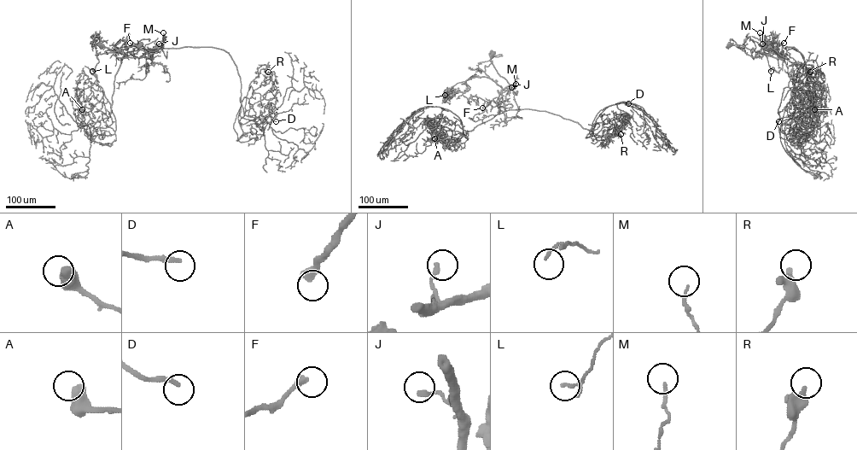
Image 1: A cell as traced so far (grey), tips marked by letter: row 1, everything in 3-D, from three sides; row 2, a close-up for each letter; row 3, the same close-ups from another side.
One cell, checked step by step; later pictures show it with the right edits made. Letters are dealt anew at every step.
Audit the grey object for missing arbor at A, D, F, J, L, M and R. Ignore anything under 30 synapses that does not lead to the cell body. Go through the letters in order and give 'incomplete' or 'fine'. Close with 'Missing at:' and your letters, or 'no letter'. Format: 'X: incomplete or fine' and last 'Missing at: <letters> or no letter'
A: fine
D: incomplete
F: incomplete
J: fine
L: fine
M: fine
R: fine
Missing at: D, F

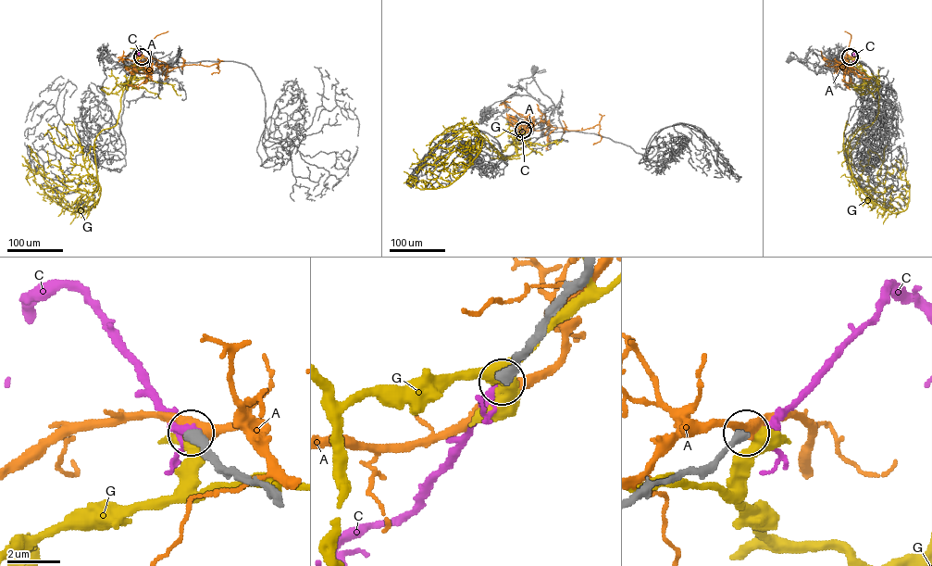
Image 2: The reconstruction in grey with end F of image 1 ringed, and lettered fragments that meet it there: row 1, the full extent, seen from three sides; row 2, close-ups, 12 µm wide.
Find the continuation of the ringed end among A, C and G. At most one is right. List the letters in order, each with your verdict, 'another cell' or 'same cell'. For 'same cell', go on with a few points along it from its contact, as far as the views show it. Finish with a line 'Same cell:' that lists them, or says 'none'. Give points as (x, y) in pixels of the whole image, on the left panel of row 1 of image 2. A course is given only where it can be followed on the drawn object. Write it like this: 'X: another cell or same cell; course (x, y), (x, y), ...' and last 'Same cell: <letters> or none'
A: another cell
C: same cell
G: another cell
Same cell: C

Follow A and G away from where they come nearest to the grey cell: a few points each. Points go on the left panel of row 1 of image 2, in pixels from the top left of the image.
A: (142, 56), (155, 58), (174, 68), (217, 64), (219, 71), (212, 74)
G: (142, 56), (123, 91), (118, 123), (94, 142), (98, 200), (74, 212), (47, 195), (31, 170), (30, 185)

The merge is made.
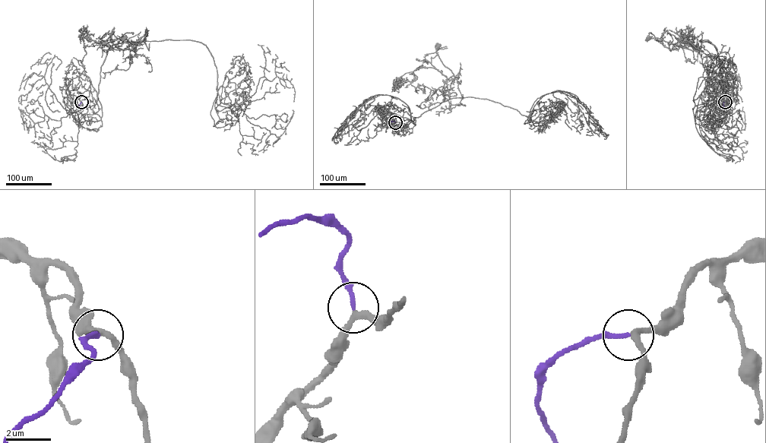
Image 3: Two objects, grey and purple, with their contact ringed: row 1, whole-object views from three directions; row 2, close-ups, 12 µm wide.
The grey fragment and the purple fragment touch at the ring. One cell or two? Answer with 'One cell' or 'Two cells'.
One cell

